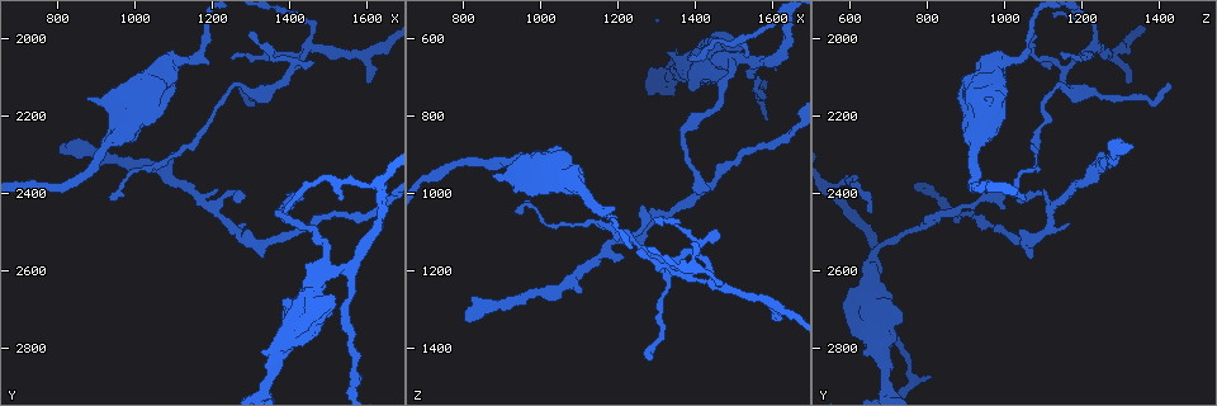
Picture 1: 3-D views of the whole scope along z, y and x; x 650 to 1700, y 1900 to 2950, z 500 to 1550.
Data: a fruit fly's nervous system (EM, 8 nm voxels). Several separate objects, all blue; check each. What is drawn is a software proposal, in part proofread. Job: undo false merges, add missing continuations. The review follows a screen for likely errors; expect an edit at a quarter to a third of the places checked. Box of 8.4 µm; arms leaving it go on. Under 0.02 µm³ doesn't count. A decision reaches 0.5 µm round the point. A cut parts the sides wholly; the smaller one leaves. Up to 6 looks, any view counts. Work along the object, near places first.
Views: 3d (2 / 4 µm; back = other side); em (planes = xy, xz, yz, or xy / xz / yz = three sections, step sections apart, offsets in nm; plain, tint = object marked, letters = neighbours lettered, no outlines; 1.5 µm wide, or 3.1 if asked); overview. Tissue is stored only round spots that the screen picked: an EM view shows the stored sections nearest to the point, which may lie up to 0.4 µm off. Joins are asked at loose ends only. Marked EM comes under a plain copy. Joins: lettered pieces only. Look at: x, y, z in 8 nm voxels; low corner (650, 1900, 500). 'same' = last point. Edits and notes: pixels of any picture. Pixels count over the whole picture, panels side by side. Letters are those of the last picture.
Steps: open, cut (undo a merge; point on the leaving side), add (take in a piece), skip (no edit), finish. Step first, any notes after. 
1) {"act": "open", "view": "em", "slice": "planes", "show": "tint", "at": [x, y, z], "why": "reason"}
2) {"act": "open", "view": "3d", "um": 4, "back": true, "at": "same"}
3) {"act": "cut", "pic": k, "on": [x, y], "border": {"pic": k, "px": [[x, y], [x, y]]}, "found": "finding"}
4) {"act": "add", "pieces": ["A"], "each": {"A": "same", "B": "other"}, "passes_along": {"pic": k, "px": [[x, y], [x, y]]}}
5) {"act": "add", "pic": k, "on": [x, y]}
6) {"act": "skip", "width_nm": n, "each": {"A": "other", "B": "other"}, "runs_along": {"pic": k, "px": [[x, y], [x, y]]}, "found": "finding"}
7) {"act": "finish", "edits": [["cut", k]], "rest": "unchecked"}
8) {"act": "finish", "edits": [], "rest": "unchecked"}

{"act": "open", "view": "3d", "um": 4, "at": [1290, 1985, 1070], "why": "thin end"}

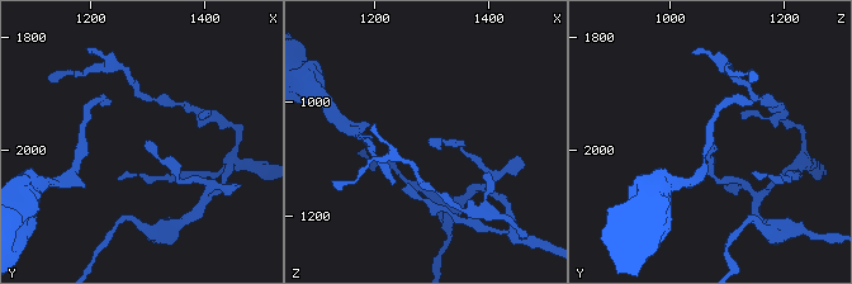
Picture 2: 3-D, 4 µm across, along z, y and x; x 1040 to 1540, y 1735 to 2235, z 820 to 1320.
{"act": "open", "view": "em", "slice": "yz", "step": 8, "show": "tint", "at": [1295, 1985, 1070], "why": "now the EM"}

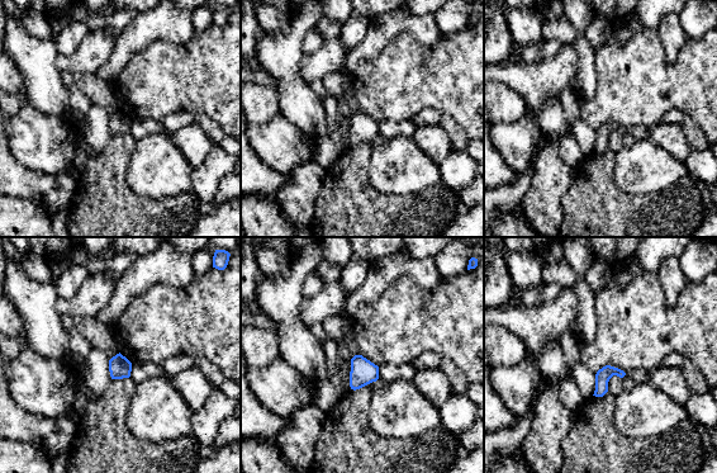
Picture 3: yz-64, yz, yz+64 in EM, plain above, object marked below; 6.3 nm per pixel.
{"act": "open", "view": "em", "slice": "planes", "show": "letters", "at": "same"}

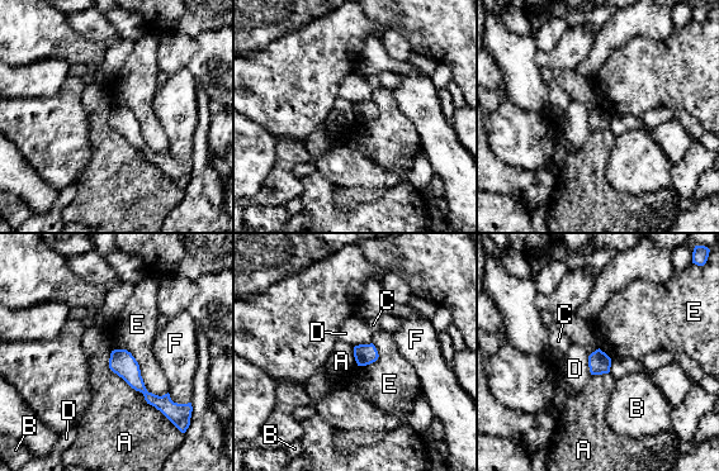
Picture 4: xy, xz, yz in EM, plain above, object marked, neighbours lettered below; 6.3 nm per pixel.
{"act": "skip", "width_nm": 130, "each": {"A": "other", "B": "other", "C": "other", "D": "other", "E": "other", "F": "other"}, "border": {"pic": 4, "px": [[110, 351], [109, 367], [170, 420]]}, "found": "none of them fits"}

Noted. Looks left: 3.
{"act": "open", "view": "em", "slice": "yz", "step": 8, "show": "letters", "at": [935, 2415, 1055], "why": "end of a long branch"}

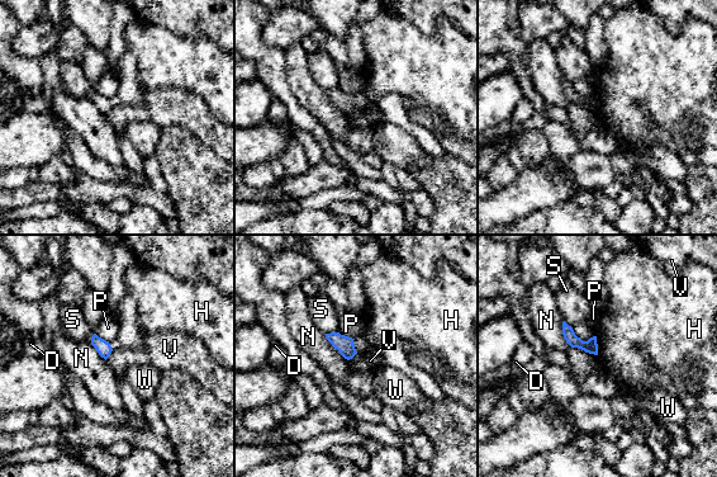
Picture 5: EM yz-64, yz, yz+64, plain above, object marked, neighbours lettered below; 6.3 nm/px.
{"act": "skip", "each": {"D": "other", "H": "other", "N": "other", "P": "other", "S": "other", "V": "other", "W": "other"}, "border": {"pic": 5, "px": [[113, 350], [105, 359]]}, "found": "no lettered piece goes on from it"}

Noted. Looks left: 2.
{"act": "open", "view": "em", "slice": "planes", "show": "letters", "at": [1595, 2880, 805]}

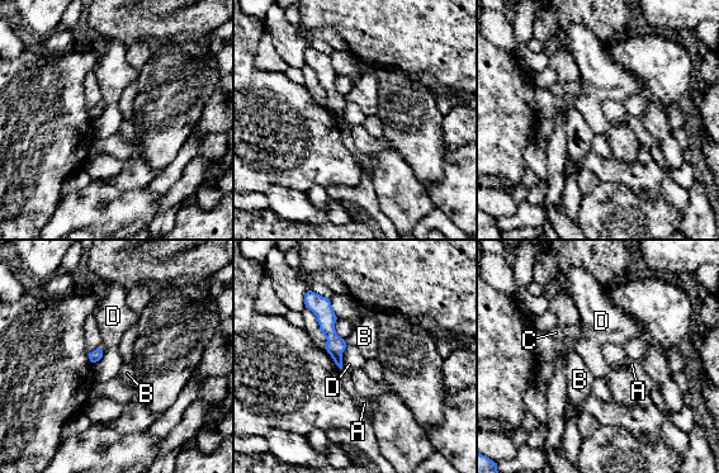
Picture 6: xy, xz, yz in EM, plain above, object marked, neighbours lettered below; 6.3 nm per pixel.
{"act": "skip", "each": {"A": "other", "B": "other", "C": "other", "D": "other"}, "runs_along": {"pic": 6, "px": [[316, 297], [325, 313], [339, 362]]}, "found": "no lettered piece goes on from it"}

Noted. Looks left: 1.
{"act": "finish", "edits": [], "rest": "unchecked"}

